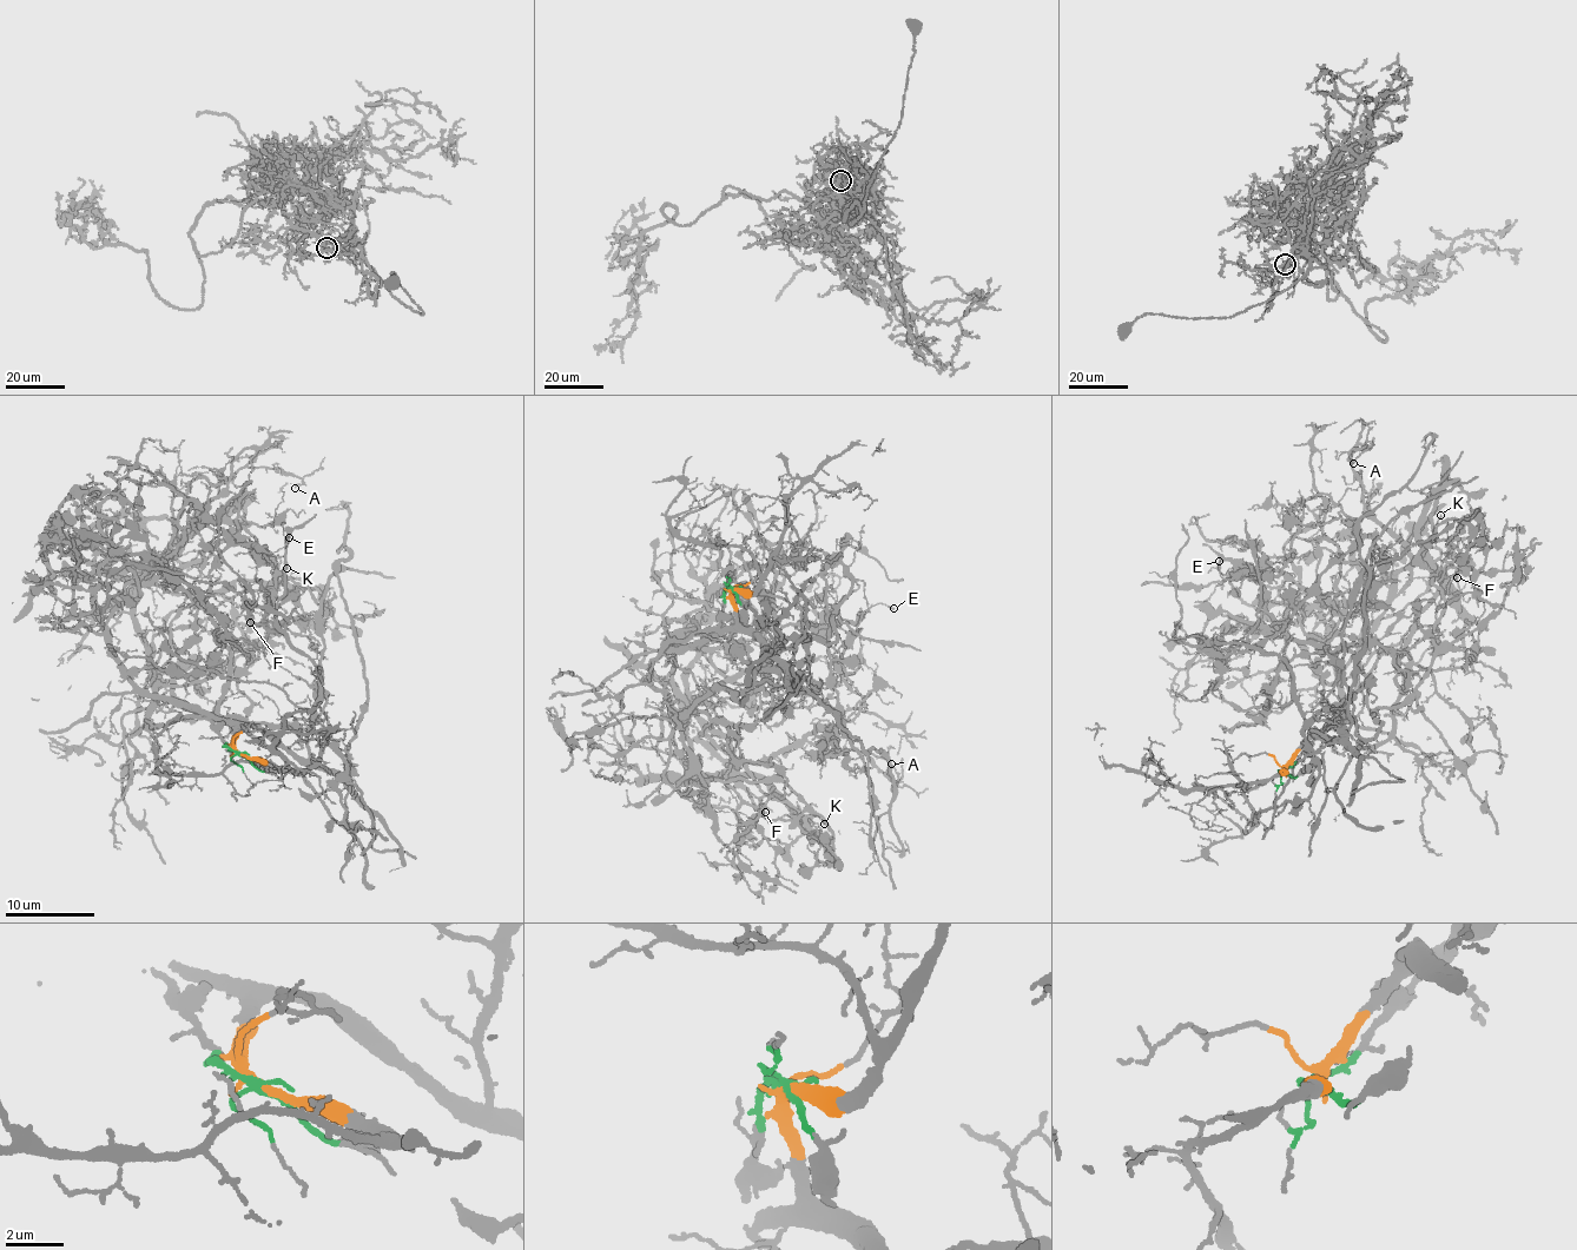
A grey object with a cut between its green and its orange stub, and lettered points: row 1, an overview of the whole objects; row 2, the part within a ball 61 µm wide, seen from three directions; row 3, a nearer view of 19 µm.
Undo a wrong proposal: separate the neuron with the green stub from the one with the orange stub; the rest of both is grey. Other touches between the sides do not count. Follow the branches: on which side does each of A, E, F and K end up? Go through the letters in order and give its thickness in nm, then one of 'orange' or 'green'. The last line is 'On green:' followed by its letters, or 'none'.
A: calibre 100 nm; green
E: calibre 140 nm; orange
F: calibre 110 nm; green
K: calibre 120 nm; orange
On green: A, F

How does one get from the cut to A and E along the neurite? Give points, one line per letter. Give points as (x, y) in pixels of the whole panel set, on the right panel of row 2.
A: (1284, 772), (1320, 735), (1387, 739), (1438, 582), (1370, 517), (1346, 457), (1367, 444), (1353, 462)
E: (1284, 772), (1313, 728), (1335, 791), (1383, 723), (1352, 654), (1294, 642), (1219, 561)

